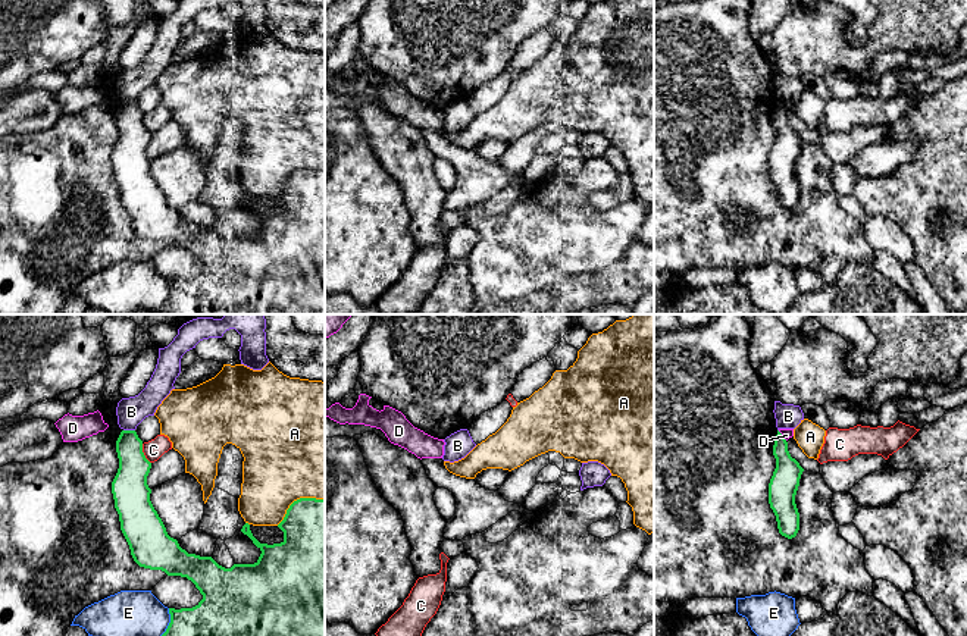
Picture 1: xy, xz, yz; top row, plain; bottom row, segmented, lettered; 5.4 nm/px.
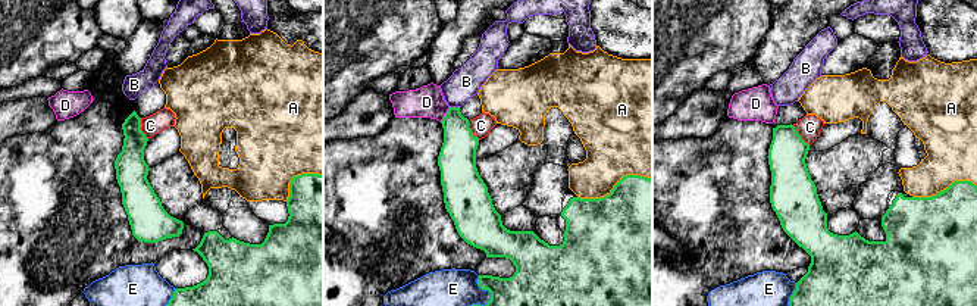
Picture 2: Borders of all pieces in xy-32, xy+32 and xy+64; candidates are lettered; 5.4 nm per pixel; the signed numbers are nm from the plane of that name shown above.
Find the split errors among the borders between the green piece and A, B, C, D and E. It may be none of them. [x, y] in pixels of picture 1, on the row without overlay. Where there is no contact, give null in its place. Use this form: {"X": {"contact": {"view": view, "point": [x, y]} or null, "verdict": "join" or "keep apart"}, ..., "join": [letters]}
{"A": {"contact": {"view": "xy", "point": [297, 171]}, "verdict": "keep apart"}, "B": {"contact": {"view": "xy", "point": [130, 102]}, "verdict": "keep apart"}, "C": {"contact": {"view": "xy", "point": [143, 125]}, "verdict": "keep apart"}, "D": {"contact": {"view": "yz", "point": [781, 106]}, "verdict": "keep apart"}, "E": {"contact": {"view": "xy", "point": [168, 298]}, "verdict": "keep apart"}, "join": []}

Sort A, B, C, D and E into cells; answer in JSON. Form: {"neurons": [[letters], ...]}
{"neurons": [["A"], ["B"], ["C"], ["D"], ["E"]]}

